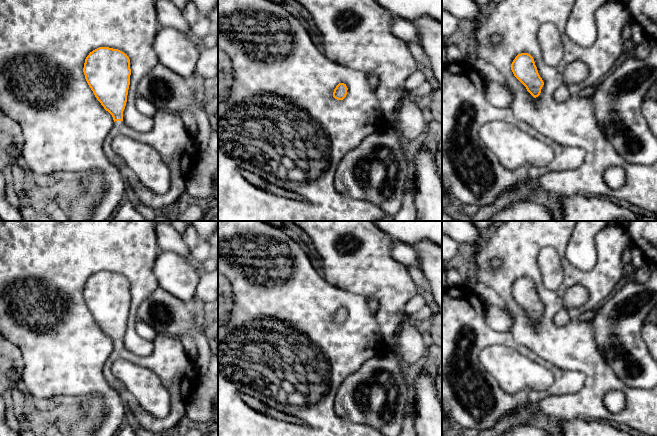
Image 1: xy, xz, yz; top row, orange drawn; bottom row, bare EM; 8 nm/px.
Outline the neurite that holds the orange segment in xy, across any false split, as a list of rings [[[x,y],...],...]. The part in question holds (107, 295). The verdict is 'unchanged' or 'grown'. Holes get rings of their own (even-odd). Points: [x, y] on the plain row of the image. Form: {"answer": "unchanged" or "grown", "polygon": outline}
{"answer": "grown", "polygon": [[[99,271],[93,274],[85,283],[83,296],[95,321],[114,344],[113,352],[104,365],[104,377],[119,393],[140,425],[151,433],[160,433],[185,421],[186,406],[194,396],[199,376],[195,362],[184,350],[181,338],[157,334],[152,341],[154,348],[149,356],[137,356],[124,347],[123,335],[131,293],[129,281],[118,273]],[[118,359],[149,368],[160,378],[171,397],[170,412],[166,417],[156,418],[148,414],[113,375],[112,365]]]}

